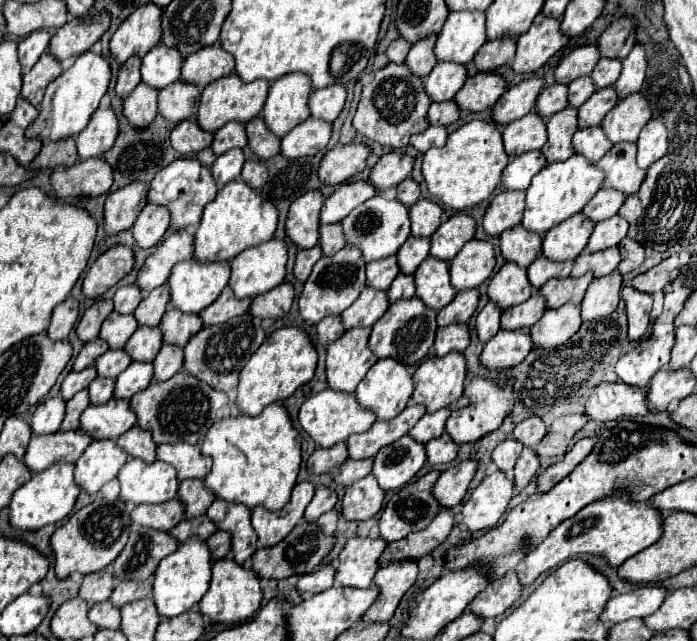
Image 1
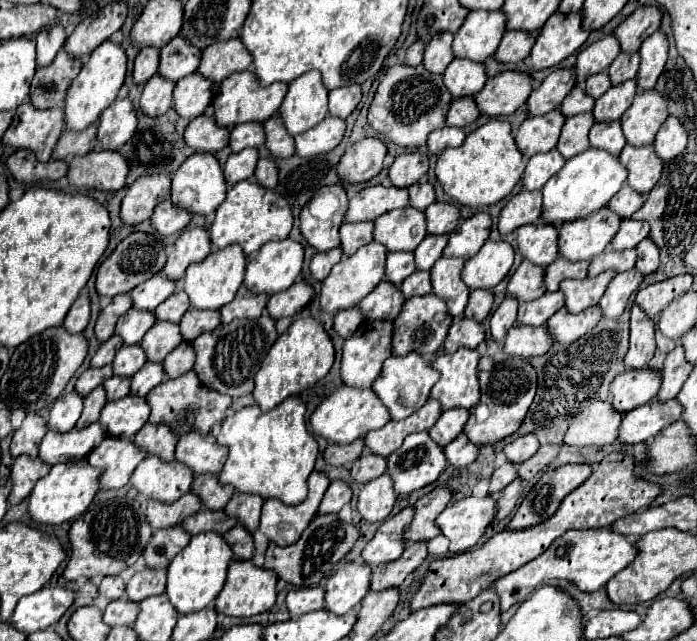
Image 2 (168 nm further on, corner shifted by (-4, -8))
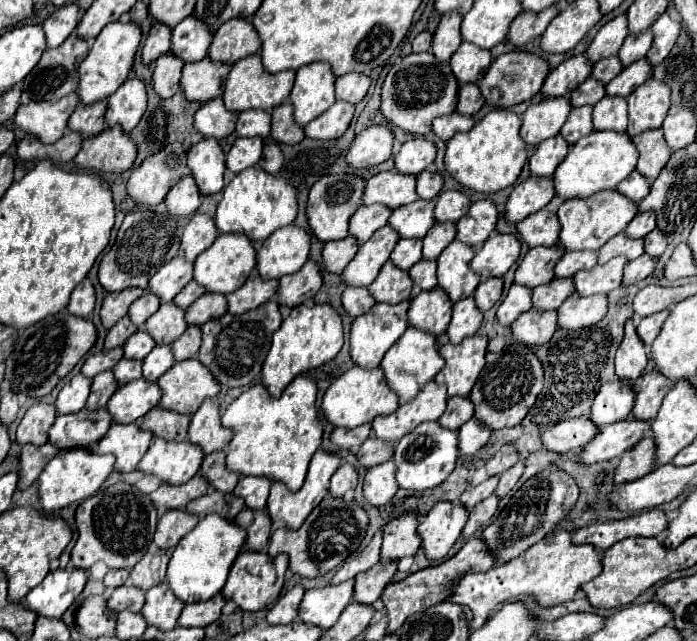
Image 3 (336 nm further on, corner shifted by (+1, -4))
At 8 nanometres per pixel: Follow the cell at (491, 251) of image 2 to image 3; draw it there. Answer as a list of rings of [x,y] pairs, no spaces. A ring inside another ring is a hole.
[[[491,234],[475,252],[469,266],[475,274],[481,276],[481,280],[495,276],[501,278],[517,260],[519,250],[521,244],[513,234]]]

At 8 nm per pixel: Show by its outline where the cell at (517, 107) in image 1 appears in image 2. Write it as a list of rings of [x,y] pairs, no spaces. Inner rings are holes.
[[[574,68],[554,70],[554,72],[540,84],[540,88],[532,90],[532,94],[530,94],[530,98],[528,98],[530,116],[546,114],[546,112],[550,112],[550,110],[560,108],[562,100],[564,100],[566,94],[574,88],[574,84],[576,84],[576,70],[574,70]]]

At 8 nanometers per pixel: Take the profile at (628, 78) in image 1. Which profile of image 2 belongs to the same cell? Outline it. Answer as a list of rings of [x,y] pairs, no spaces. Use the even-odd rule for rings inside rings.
[[[658,30],[652,36],[648,36],[642,42],[640,56],[642,56],[642,62],[640,62],[636,82],[638,82],[640,90],[650,90],[650,88],[654,88],[654,84],[656,84],[658,76],[662,74],[664,64],[668,60],[668,38],[666,38],[666,34]]]

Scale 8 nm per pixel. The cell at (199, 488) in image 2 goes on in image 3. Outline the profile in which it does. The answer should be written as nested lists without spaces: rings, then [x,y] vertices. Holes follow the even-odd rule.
[[[217,452],[217,454],[209,454],[203,458],[201,470],[199,474],[203,478],[207,478],[209,486],[217,492],[233,492],[233,486],[237,484],[237,474],[229,474],[229,470],[225,470],[225,452]]]

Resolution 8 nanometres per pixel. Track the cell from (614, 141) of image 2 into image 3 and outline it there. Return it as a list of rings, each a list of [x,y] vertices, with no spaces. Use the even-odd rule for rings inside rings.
[[[605,96],[593,106],[595,130],[613,130],[623,134],[627,130],[627,100]]]

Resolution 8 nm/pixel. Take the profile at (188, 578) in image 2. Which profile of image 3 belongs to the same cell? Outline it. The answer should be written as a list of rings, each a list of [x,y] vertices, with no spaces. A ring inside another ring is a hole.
[[[217,514],[201,518],[199,524],[187,536],[181,538],[181,542],[175,546],[171,554],[167,566],[167,584],[173,590],[173,594],[183,604],[203,602],[219,594],[221,588],[225,586],[229,568],[237,558],[243,542],[245,542],[245,530],[241,530],[233,522],[225,522],[225,518]]]

